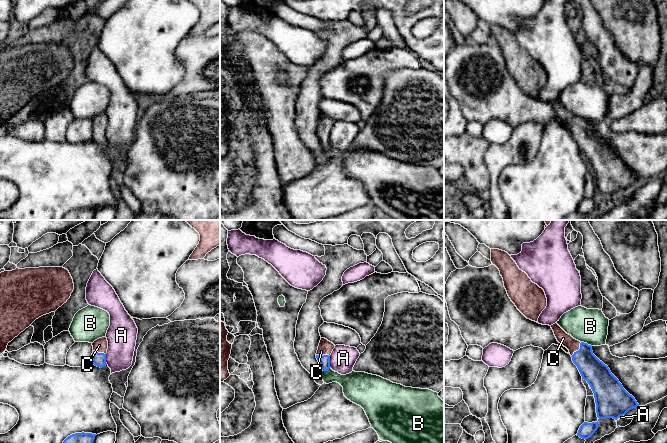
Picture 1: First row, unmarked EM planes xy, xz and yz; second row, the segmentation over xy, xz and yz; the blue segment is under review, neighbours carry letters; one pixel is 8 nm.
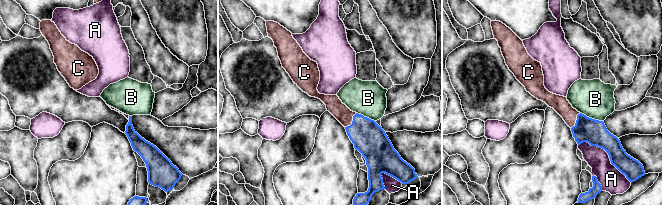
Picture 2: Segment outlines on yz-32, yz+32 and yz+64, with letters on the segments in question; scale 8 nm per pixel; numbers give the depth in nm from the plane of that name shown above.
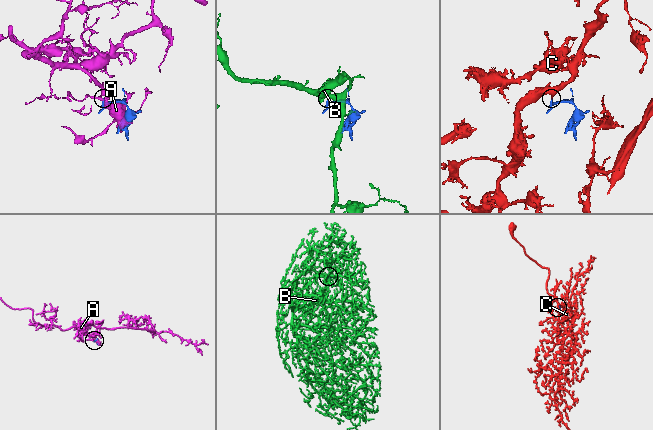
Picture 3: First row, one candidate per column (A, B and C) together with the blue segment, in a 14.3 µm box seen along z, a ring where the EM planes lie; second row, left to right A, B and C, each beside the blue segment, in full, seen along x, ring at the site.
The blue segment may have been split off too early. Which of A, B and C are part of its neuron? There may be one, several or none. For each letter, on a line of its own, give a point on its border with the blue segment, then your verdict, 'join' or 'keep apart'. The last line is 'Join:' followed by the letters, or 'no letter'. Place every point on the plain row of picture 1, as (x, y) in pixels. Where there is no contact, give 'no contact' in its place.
A: xz (329, 138) | keep apart
B: yz (586, 119) | keep apart
C: yz (579, 125) | join
Join: C

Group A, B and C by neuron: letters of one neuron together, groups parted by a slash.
A / B / C

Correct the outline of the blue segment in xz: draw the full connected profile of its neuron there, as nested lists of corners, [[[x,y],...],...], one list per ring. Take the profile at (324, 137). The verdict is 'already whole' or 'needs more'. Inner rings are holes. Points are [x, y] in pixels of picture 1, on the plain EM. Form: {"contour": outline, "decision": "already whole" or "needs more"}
{"contour": [[[321,114],[316,134],[320,140],[320,144],[323,147],[328,147],[330,144],[330,131],[335,124],[335,121],[325,114]]], "decision": "needs more"}

